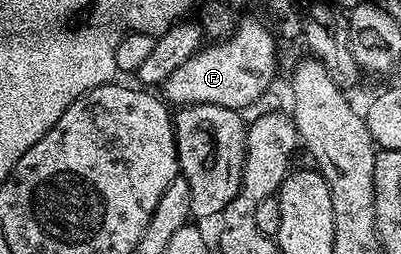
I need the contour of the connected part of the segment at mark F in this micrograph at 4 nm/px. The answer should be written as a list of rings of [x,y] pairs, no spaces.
[[[244,19],[235,32],[222,42],[216,43],[215,48],[203,48],[194,52],[189,62],[177,66],[173,74],[161,86],[161,96],[168,105],[186,106],[188,104],[220,104],[226,108],[240,110],[255,102],[261,94],[272,87],[271,79],[275,76],[275,40],[277,36],[270,27],[267,28],[259,20]]]

